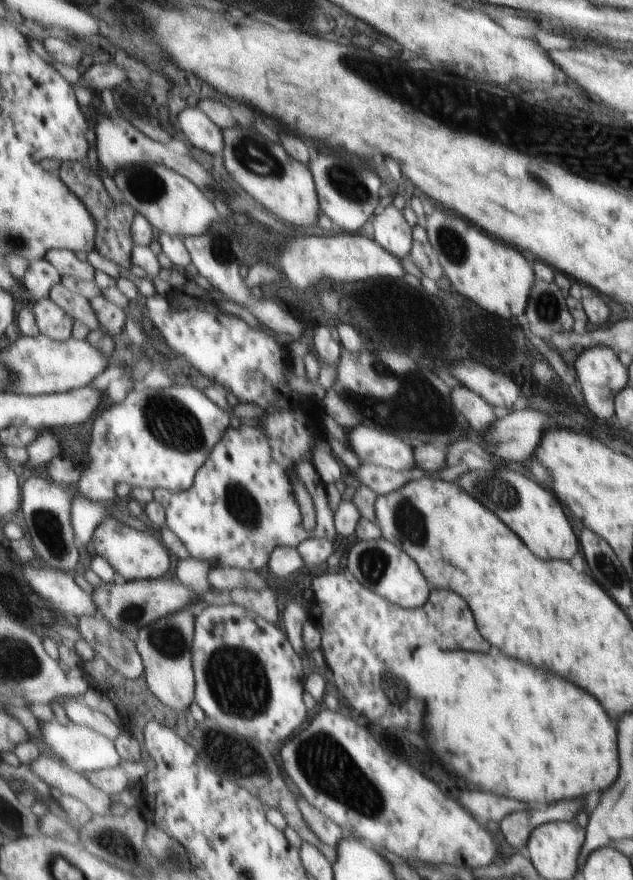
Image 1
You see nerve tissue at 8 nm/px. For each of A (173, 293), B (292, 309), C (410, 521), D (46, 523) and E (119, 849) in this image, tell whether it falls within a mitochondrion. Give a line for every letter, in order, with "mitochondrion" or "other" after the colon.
A: other
B: other
C: mitochondrion
D: mitochondrion
E: mitochondrion

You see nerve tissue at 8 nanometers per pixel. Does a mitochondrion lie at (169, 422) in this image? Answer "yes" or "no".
yes

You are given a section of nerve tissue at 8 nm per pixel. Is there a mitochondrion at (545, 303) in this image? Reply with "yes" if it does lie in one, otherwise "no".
yes

